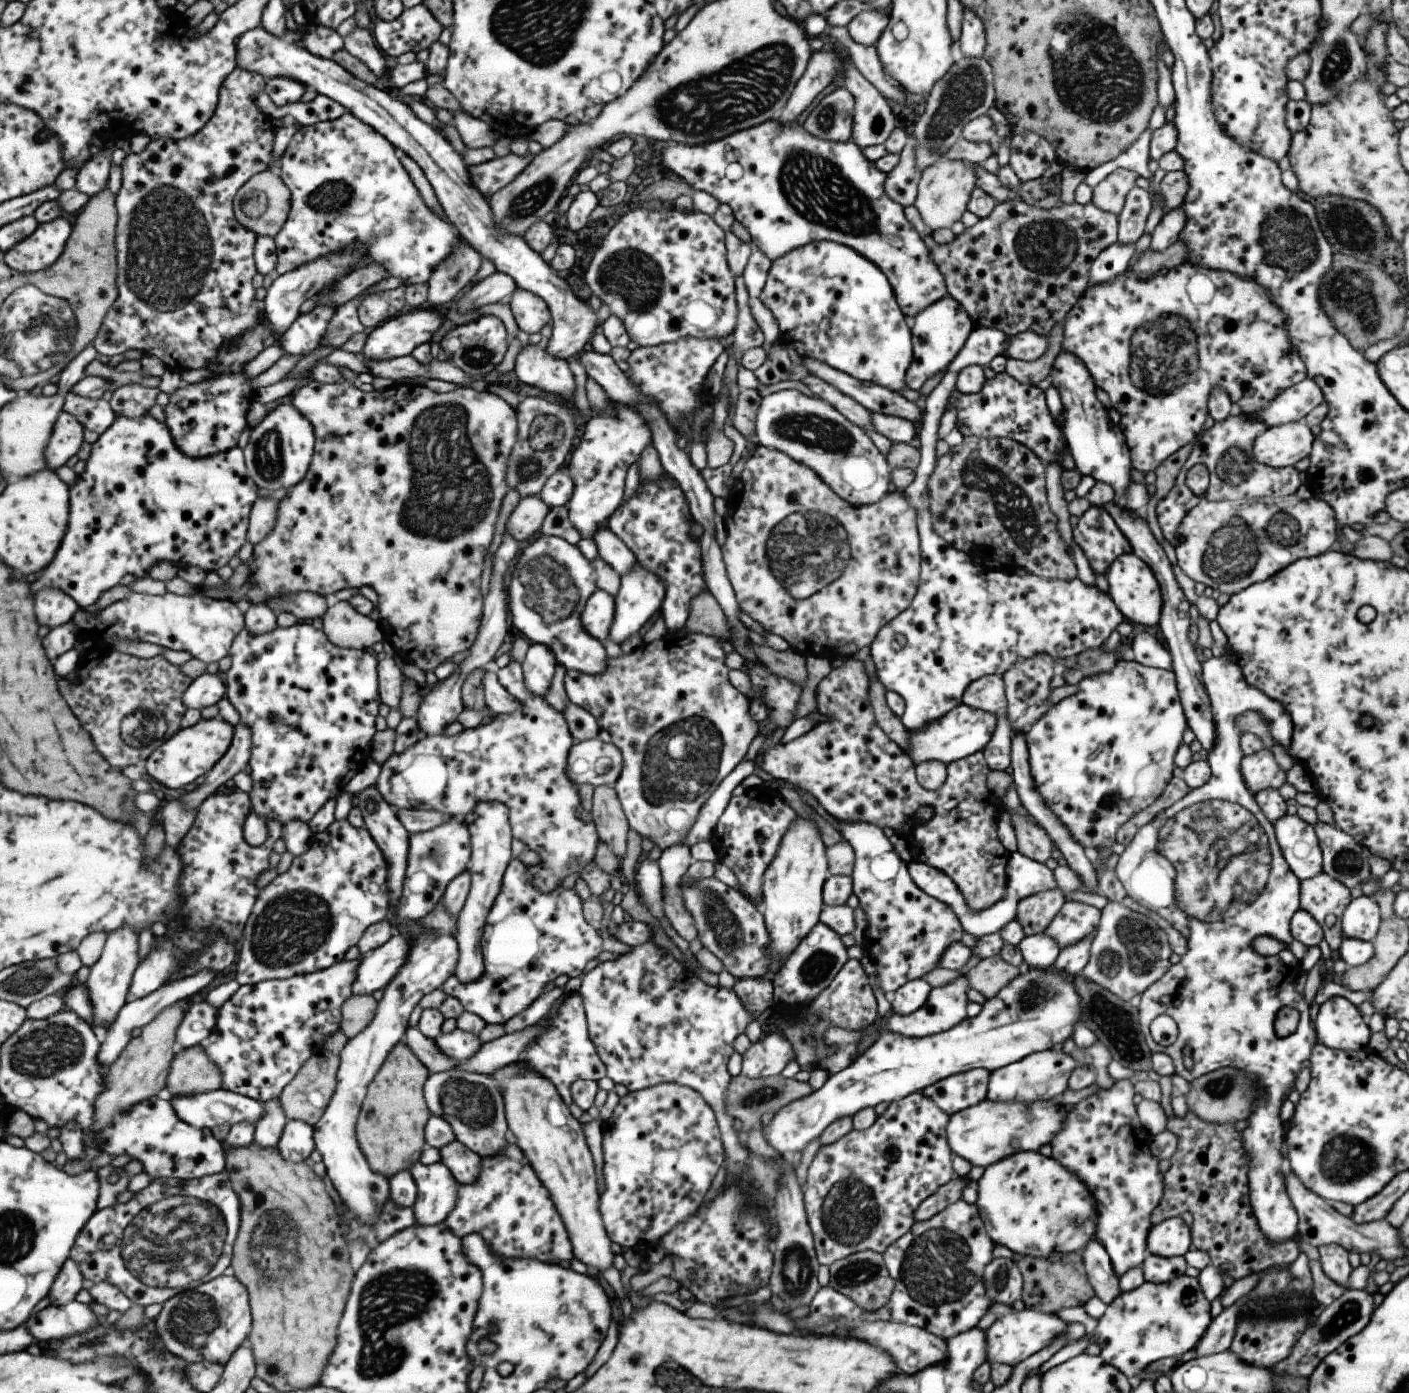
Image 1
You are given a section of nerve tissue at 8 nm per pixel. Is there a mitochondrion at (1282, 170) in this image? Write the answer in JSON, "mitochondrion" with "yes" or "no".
{"mitochondrion":"no"}

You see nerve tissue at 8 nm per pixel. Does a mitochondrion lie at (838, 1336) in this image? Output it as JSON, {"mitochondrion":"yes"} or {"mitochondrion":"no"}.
{"mitochondrion":"no"}

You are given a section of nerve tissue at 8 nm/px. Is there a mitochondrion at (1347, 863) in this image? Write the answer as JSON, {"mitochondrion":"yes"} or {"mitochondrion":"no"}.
{"mitochondrion":"yes"}

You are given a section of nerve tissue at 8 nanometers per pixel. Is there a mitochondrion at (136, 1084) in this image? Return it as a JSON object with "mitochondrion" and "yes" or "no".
{"mitochondrion":"no"}

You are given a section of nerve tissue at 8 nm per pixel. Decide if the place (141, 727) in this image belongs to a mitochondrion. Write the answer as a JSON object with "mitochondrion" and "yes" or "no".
{"mitochondrion":"yes"}

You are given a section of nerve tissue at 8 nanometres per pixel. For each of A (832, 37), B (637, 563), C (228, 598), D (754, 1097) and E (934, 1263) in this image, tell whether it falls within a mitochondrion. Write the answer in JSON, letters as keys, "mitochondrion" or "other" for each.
{"A":"other","B":"other","C":"other","D":"mitochondrion","E":"mitochondrion"}

